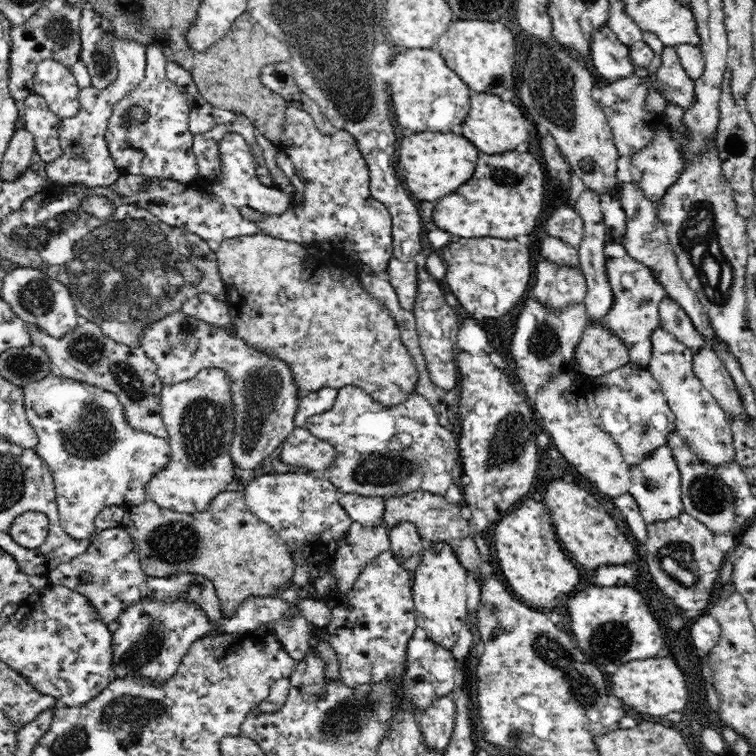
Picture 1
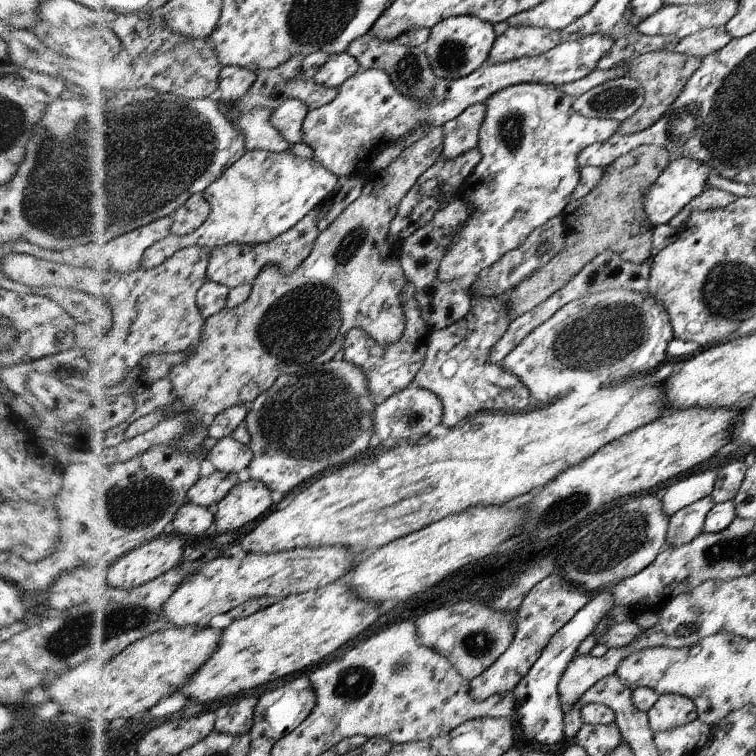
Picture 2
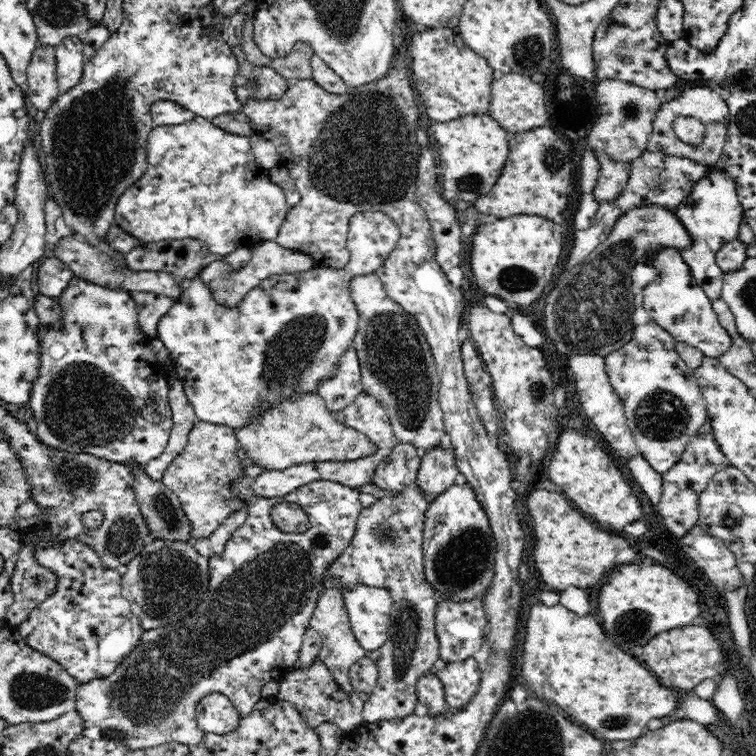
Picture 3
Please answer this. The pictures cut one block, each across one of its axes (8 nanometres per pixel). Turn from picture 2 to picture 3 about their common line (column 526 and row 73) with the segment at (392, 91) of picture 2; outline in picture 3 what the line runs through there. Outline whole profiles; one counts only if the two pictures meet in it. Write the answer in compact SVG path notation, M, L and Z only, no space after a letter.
M66 36L58 46L55 46L55 61L57 65L57 84L59 93L68 93L80 83L85 64L83 42L77 36Z

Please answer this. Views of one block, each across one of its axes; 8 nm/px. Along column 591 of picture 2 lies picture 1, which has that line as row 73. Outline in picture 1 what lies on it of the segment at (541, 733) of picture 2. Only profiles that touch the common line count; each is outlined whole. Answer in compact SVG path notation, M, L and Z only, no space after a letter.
M600 27L591 40L596 72L608 81L618 81L635 75L630 49L618 39L610 27Z

